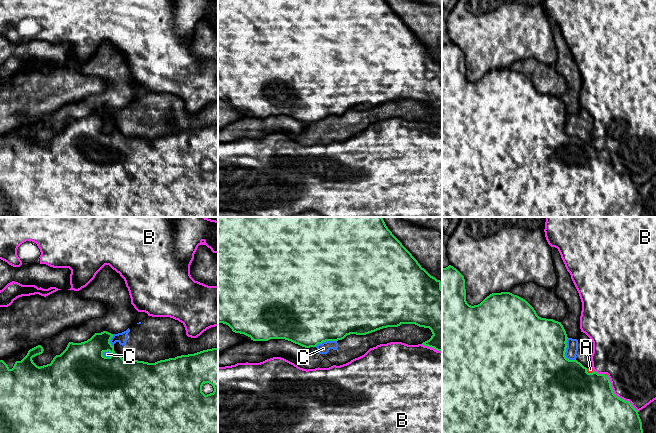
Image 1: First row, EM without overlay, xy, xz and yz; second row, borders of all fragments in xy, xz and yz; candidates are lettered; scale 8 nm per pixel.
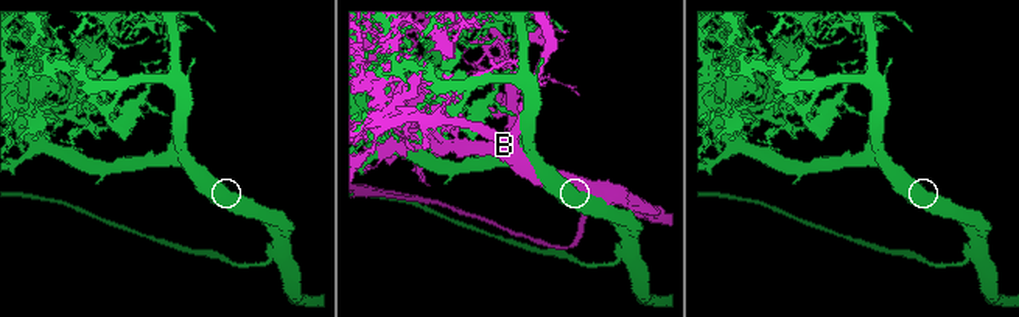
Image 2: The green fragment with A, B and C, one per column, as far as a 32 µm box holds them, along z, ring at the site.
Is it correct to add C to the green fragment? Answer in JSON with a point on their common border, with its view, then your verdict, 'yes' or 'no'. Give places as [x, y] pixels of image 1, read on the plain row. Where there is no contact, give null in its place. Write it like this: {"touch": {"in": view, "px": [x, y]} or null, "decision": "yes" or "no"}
{"touch": {"in": "yz", "px": [565, 127]}, "decision": "no"}

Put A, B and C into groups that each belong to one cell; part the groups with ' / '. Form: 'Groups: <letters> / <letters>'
Groups: A / B / C

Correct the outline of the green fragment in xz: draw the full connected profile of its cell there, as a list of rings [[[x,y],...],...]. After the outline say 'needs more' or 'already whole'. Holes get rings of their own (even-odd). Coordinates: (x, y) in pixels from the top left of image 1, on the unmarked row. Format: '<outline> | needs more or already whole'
[[[218,0],[218,99],[228,101],[233,108],[244,110],[253,117],[268,117],[270,115],[285,115],[305,124],[316,123],[326,117],[338,117],[347,111],[366,111],[387,103],[398,103],[401,100],[415,100],[429,104],[432,112],[422,119],[424,122],[442,127],[442,64],[441,57],[431,52],[402,19],[392,10],[386,0]]] | already whole

